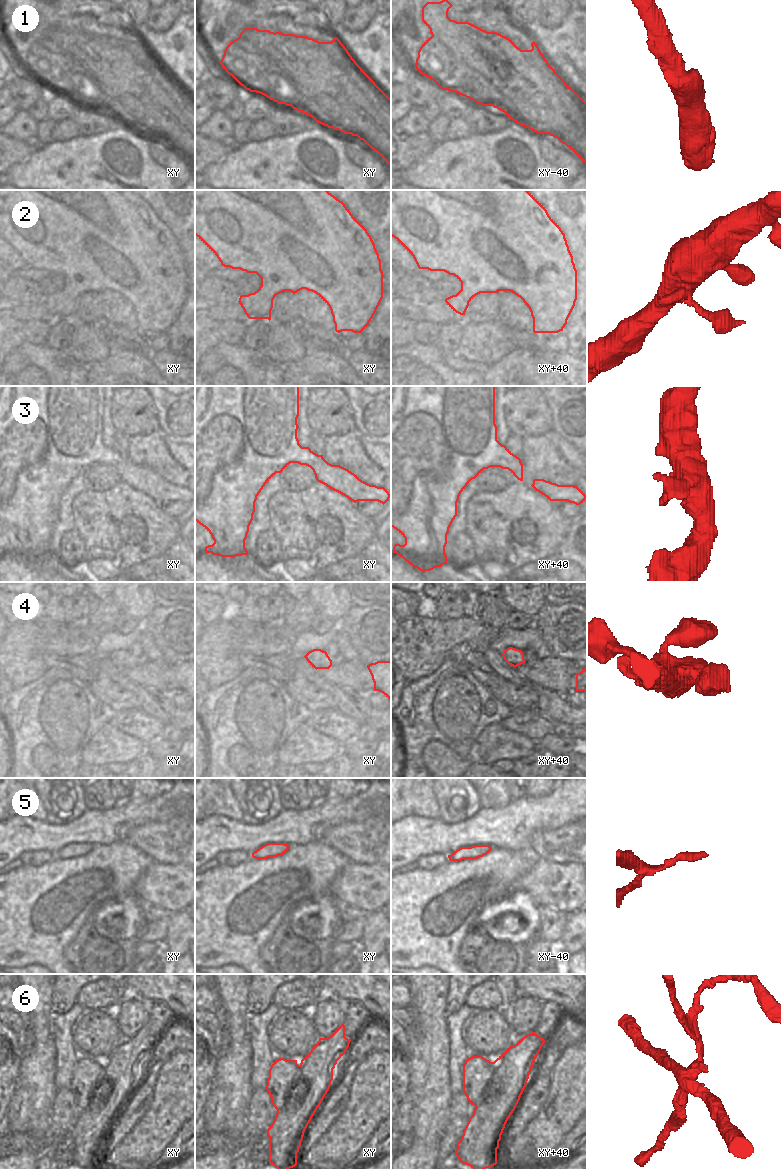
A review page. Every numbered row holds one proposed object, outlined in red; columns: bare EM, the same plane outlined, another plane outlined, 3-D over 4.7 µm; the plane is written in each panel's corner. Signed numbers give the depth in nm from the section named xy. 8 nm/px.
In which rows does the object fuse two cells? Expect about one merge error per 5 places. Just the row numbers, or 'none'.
6

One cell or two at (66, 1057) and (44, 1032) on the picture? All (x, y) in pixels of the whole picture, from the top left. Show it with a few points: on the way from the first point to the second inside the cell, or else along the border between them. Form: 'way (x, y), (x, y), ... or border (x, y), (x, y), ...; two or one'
border (50, 1022), (50, 1032), (56, 1053), (55, 1069); two

